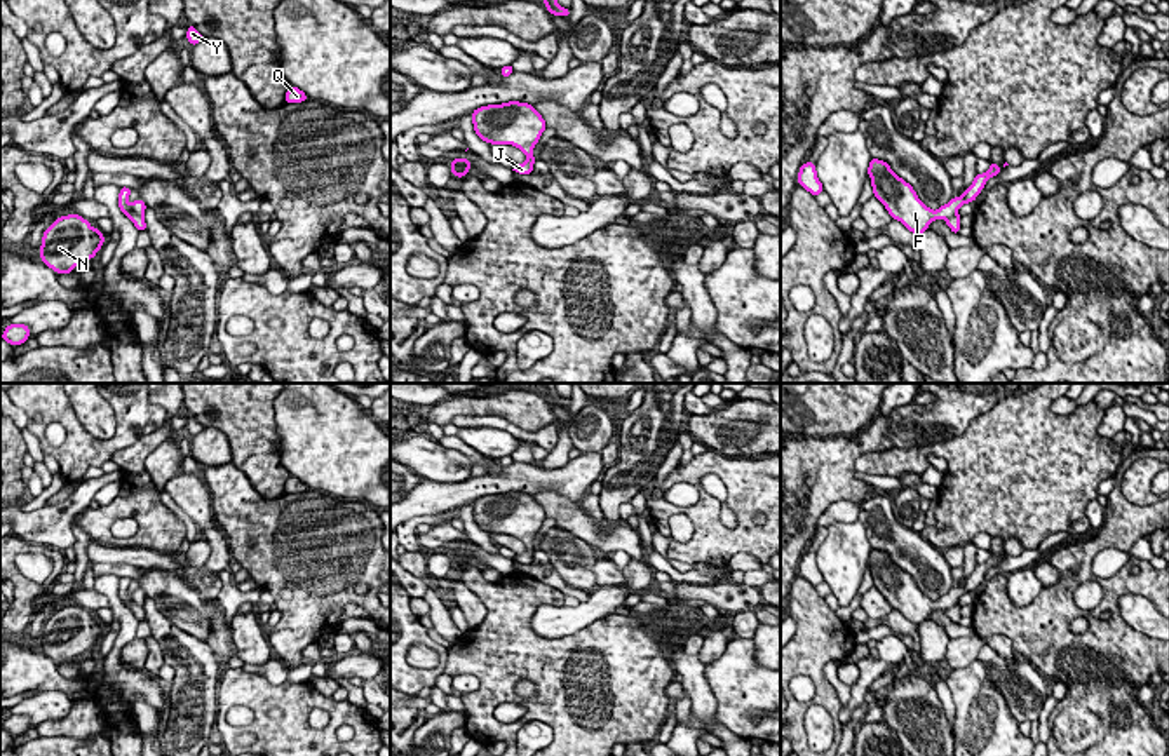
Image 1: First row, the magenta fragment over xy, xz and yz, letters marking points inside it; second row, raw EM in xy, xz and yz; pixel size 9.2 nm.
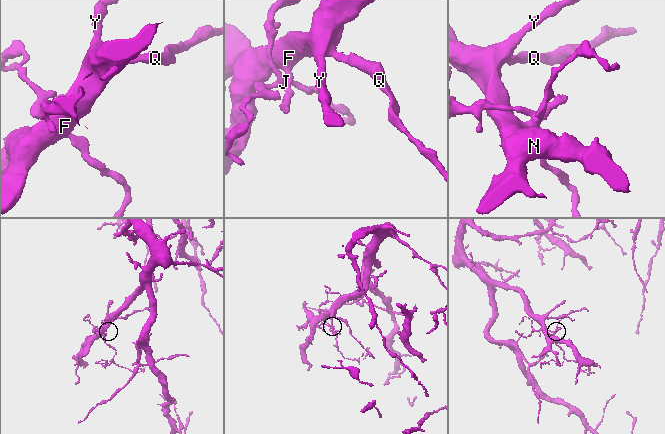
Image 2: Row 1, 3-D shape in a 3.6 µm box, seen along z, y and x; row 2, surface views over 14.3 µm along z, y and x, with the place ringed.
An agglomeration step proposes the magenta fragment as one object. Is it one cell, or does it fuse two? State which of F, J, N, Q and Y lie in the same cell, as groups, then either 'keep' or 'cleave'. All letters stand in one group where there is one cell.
F N Q Y / J | cleave

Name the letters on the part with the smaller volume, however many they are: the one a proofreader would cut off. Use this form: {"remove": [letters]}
{"remove": ["J"]}

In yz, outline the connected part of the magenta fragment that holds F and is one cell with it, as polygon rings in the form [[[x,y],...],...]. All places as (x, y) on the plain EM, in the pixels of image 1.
[[[871,549],[868,564],[875,587],[885,596],[889,604],[901,611],[909,622],[920,625],[929,620],[932,611],[948,610],[956,604],[963,594],[974,592],[986,571],[997,566],[1000,559],[1000,556],[990,554],[990,559],[983,564],[976,564],[972,575],[960,587],[953,587],[937,601],[927,597],[913,577],[899,568],[887,552]]]

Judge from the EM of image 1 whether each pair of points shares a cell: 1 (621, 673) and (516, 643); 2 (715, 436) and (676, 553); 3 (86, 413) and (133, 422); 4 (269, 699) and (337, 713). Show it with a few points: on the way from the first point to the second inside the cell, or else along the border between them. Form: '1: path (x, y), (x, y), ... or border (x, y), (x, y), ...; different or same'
1: path (600, 647), (575, 643), (567, 648), (544, 648); same
2: border (709, 448), (739, 458); different
3: border (107, 401), (117, 420); different
4: path (286, 699), (319, 701); same

